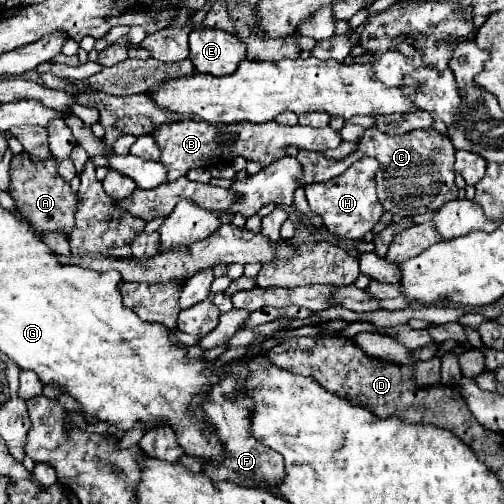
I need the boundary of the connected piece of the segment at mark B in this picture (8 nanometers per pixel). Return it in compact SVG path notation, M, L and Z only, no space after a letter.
M183 119L175 123L159 125L153 131L155 141L161 145L161 163L169 169L169 181L175 181L191 169L209 167L209 159L221 159L229 161L235 157L245 157L247 161L257 161L261 167L271 165L273 161L283 159L287 153L285 149L289 145L305 151L327 151L335 149L341 143L341 137L331 127L313 129L313 127L289 127L279 125L277 121L269 121L263 125L251 125L251 123L235 123L235 125L209 125L203 121Z

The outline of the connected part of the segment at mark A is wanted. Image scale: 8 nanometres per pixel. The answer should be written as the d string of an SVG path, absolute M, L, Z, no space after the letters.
M27 153L13 155L11 159L11 183L9 183L9 195L15 199L15 209L31 223L33 231L37 235L43 235L47 231L59 229L59 233L67 235L71 227L75 225L75 211L77 211L77 193L71 191L69 183L63 181L57 173L59 161L55 157L49 157L47 161L31 161Z

